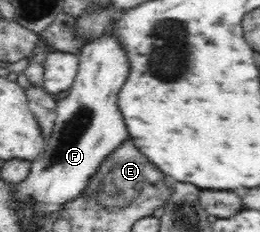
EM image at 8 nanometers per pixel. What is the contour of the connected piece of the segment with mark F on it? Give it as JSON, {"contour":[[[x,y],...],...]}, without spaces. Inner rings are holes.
{"contour":[[[112,27],[107,28],[98,38],[91,39],[85,44],[78,55],[78,71],[74,83],[69,89],[69,94],[56,104],[56,119],[53,132],[49,140],[45,140],[45,147],[39,156],[32,161],[29,172],[17,187],[21,188],[21,200],[31,196],[37,204],[37,216],[45,216],[53,210],[59,210],[63,204],[77,198],[85,186],[89,177],[95,172],[95,168],[101,164],[103,156],[109,154],[128,139],[127,125],[119,106],[119,90],[123,88],[129,73],[127,51],[123,50],[123,43],[119,42]]]}

